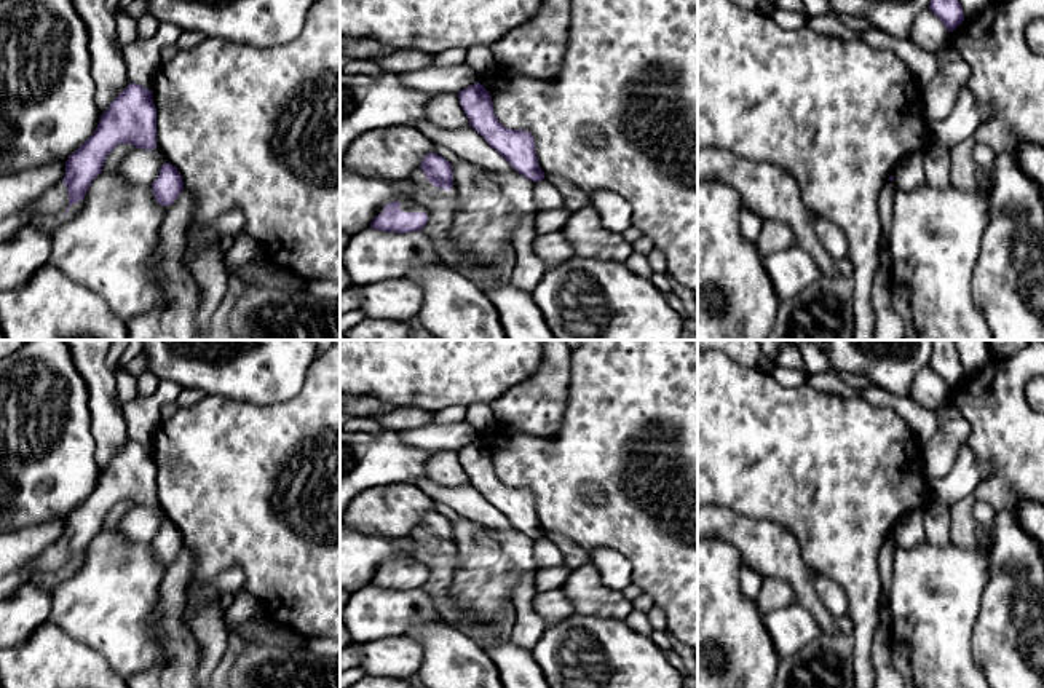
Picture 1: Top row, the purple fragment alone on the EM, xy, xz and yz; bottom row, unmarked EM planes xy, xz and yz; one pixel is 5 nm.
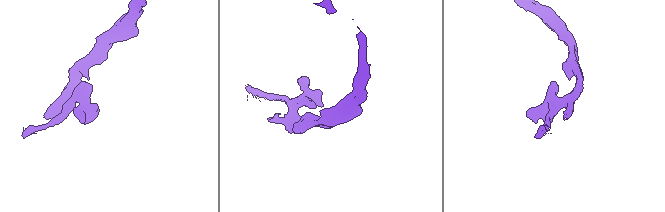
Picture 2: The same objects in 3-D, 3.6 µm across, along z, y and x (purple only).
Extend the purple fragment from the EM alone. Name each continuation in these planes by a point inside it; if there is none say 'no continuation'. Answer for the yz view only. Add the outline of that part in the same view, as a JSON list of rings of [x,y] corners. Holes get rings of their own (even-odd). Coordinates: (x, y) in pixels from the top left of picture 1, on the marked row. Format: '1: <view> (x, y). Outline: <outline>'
no continuation

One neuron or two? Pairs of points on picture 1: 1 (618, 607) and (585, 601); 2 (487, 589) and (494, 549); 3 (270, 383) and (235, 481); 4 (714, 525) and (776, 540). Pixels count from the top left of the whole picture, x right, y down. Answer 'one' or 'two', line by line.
1: one
2: one
3: two
4: one

